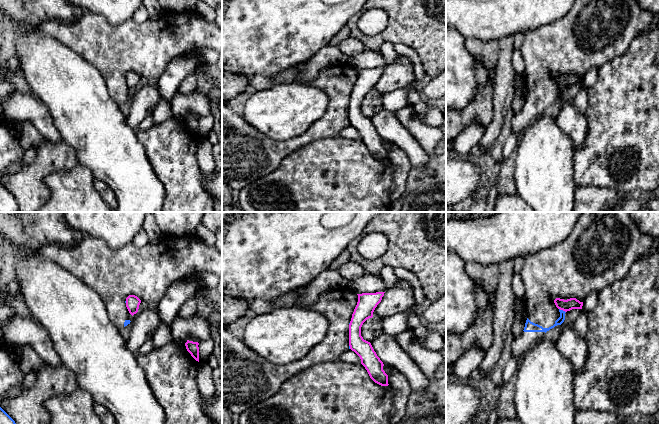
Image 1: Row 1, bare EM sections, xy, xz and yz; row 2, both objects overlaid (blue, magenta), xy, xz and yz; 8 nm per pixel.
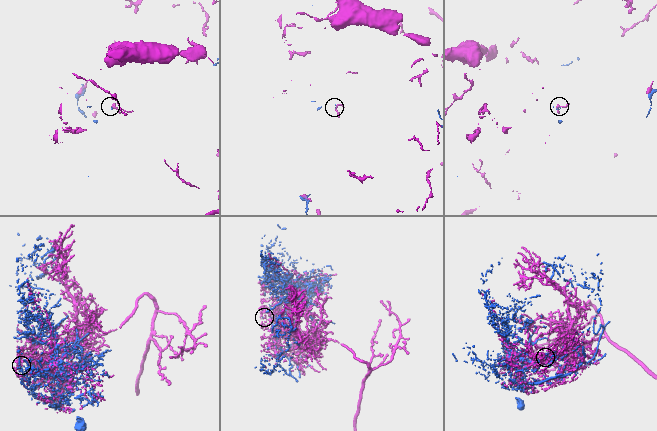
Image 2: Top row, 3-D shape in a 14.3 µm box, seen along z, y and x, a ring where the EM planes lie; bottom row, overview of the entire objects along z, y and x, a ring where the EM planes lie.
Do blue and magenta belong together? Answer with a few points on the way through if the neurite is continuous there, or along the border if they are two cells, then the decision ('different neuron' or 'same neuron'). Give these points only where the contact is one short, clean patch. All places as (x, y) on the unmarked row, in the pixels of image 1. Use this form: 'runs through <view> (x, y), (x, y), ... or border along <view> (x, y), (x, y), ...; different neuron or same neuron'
different neuron

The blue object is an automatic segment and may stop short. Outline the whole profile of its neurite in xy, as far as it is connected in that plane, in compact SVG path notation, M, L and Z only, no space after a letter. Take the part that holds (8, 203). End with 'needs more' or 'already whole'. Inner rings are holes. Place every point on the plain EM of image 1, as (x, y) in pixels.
M0 183L0 212L18 212L15 197Z; already whole

